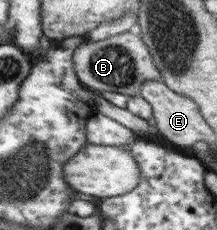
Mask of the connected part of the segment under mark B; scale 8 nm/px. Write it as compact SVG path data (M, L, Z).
M136 28L99 42L86 39L76 47L72 54L72 63L77 79L85 86L98 93L116 93L126 98L138 97L145 81L158 81L161 78Z

